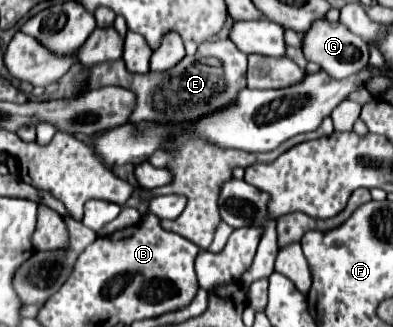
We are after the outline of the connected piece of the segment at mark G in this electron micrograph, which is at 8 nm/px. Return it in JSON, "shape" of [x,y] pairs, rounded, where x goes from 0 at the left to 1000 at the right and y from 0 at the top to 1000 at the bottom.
{"shape":[[[824,52],[799,64],[789,76],[789,95],[774,101],[768,156],[784,187],[814,199],[814,211],[824,211],[850,242],[875,242],[885,229],[901,229],[936,193],[936,131],[911,107],[901,107],[896,95],[885,95],[870,70],[840,70]]]}

